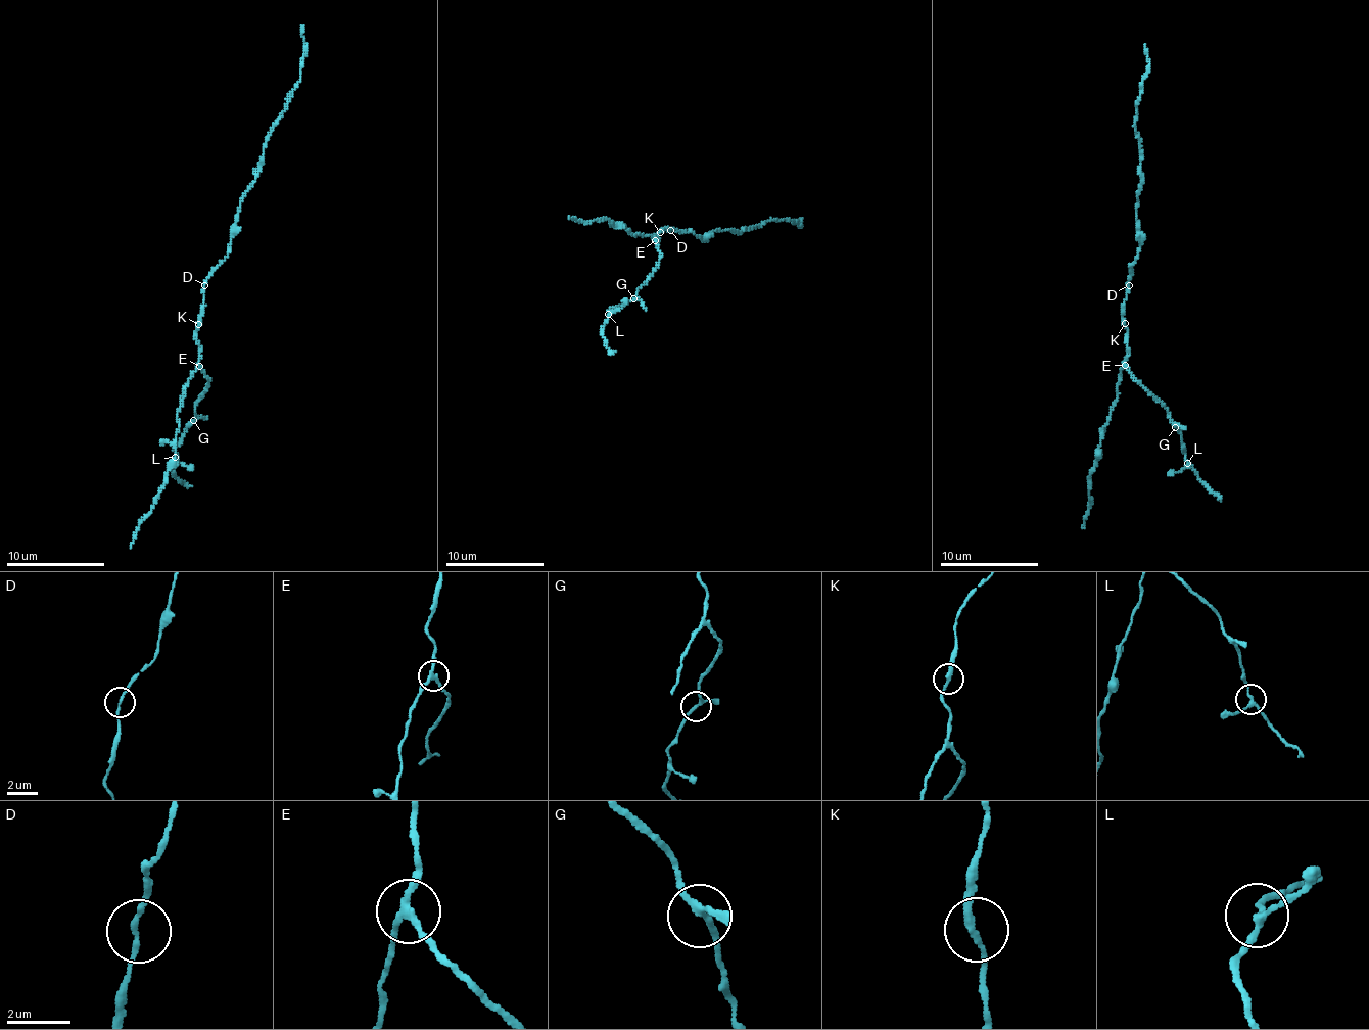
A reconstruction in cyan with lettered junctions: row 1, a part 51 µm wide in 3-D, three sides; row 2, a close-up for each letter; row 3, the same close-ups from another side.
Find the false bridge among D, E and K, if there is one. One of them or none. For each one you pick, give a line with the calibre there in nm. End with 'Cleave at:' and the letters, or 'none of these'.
E: 190 nm
Cleave at: E

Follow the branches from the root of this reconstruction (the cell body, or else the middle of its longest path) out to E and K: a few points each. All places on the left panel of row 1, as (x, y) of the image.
E: (204, 283), (203, 313), (196, 331), (198, 366)
K: (204, 283), (203, 313), (198, 324)

